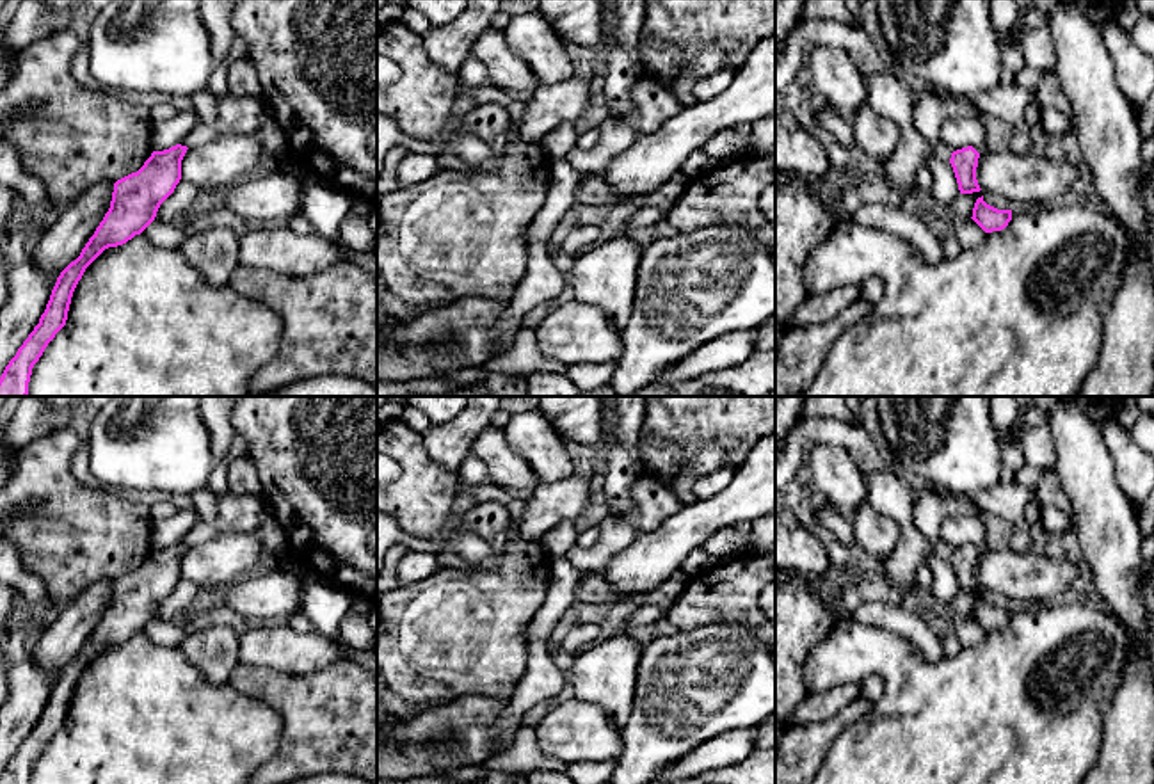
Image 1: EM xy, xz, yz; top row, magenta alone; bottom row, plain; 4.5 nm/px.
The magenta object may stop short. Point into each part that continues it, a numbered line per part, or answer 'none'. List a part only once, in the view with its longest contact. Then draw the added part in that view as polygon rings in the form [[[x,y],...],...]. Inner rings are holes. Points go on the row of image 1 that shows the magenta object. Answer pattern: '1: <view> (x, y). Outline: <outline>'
1: xy (235, 114). Outline: [[[231,92],[217,100],[217,119],[197,126],[181,140],[188,149],[208,144],[210,140],[231,133],[254,133],[260,121],[270,117],[268,105],[263,96],[238,98]]]

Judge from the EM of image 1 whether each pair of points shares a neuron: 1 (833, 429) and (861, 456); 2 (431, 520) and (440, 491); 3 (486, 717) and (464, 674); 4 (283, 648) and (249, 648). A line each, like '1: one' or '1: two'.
1: one
2: one
3: two
4: one

